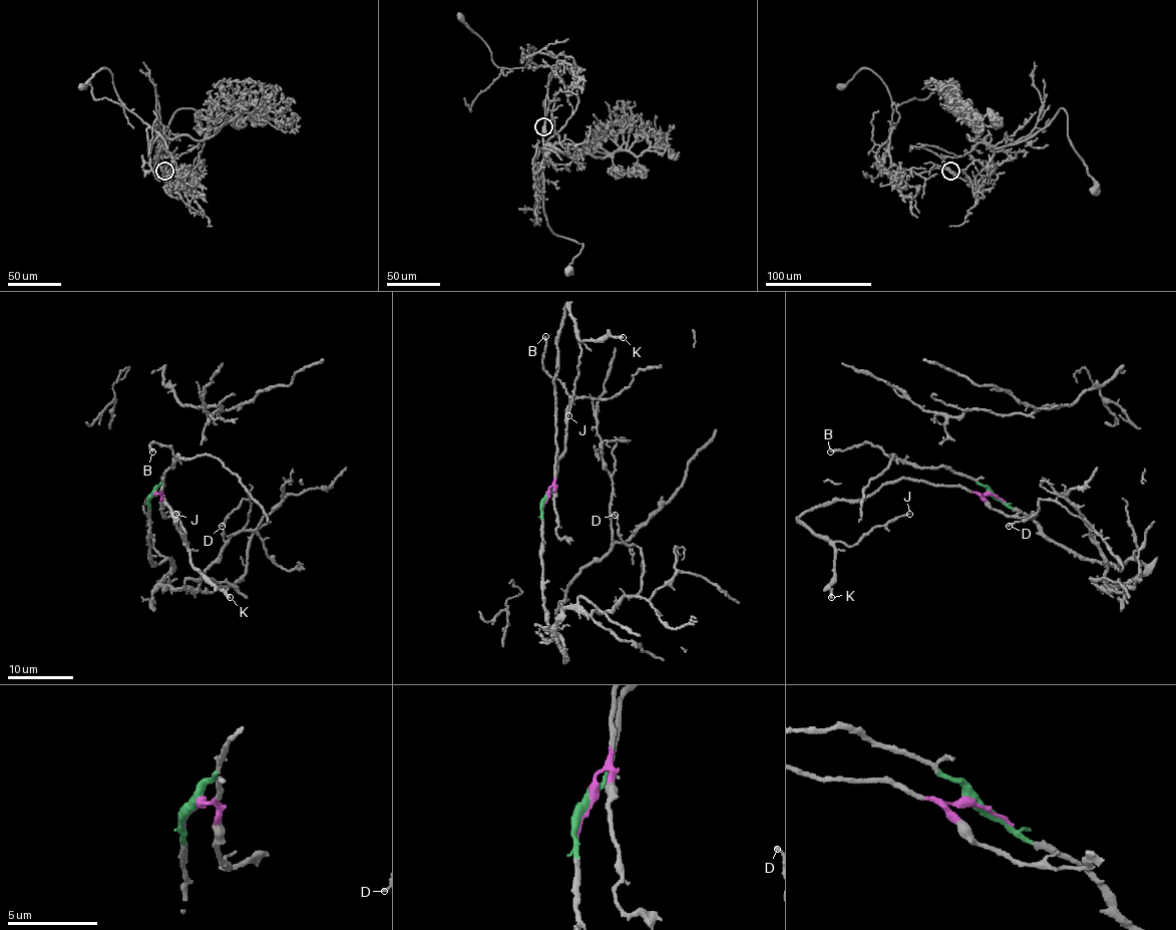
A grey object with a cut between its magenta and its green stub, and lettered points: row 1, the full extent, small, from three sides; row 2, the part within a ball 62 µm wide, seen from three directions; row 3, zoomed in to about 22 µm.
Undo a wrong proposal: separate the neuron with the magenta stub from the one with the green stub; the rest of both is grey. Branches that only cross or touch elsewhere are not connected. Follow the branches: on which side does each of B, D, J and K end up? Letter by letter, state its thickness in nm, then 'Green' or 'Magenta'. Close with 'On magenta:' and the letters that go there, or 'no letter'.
B: Thickness 200 nm. Green
D: Thickness 160 nm. Green
J: Thickness 110 nm. Magenta
K: Thickness 190 nm. Magenta
On magenta: J, K

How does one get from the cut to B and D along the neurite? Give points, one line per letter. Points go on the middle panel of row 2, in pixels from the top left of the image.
B: (547, 500), (556, 477), (556, 463), (564, 450), (568, 393), (558, 380), (543, 370), (545, 335)
D: (547, 500), (542, 593), (563, 651), (555, 630), (566, 609), (608, 612), (641, 589), (641, 550), (614, 514)

